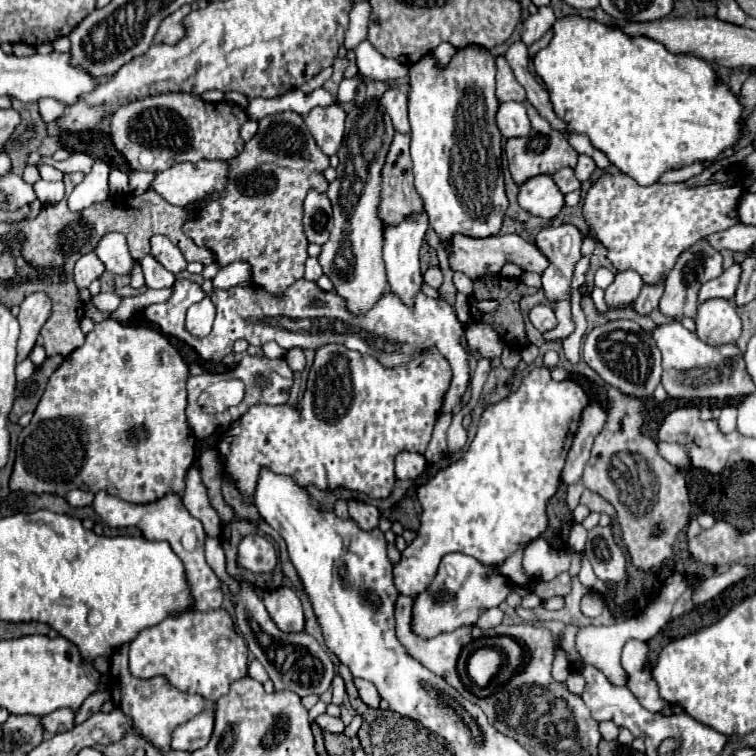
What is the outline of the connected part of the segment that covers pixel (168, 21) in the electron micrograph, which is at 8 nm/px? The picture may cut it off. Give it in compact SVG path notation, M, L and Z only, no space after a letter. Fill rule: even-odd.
M181 6L179 10L175 10L167 18L163 18L157 28L157 34L153 38L153 44L177 44L179 40L183 40L187 34L183 20L189 12L191 12L189 6Z

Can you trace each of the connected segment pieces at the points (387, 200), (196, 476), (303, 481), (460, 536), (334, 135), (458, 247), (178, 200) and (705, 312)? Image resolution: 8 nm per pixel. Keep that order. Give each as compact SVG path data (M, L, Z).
M395 132L393 144L383 172L381 190L381 220L385 224L397 224L405 212L417 212L421 208L421 196L413 182L413 164L409 156L409 134Z
M191 466L187 472L187 488L183 494L183 504L185 508L203 522L203 528L209 536L219 536L221 534L221 520L217 516L217 510L211 506L209 496L207 496L207 488L201 480L201 472L197 466Z
M323 344L315 352L301 407L255 404L219 438L219 456L225 472L249 498L261 466L289 474L301 486L345 486L371 498L385 498L395 484L395 456L403 450L427 450L449 384L451 366L435 348L425 350L421 362L409 368L381 366L371 354Z
M533 368L521 380L521 386L509 394L509 398L499 404L487 406L481 416L477 436L463 458L439 470L427 484L419 486L417 496L423 508L421 526L415 540L401 552L401 560L393 566L395 588L401 594L409 596L425 592L437 572L441 558L449 552L463 552L477 558L481 564L497 566L507 556L511 556L519 548L519 544L535 540L547 528L545 504L549 496L557 492L559 474L565 464L563 460L567 458L581 410L587 406L587 402L589 398L579 384L571 380L555 382L551 380L547 368Z
M333 102L325 108L313 108L305 116L305 124L327 156L337 154L345 132L345 110L341 108L341 104Z
M455 234L449 242L445 242L445 250L449 254L449 268L451 270L461 270L465 272L471 280L477 276L487 276L487 274L497 274L501 266L511 260L519 264L523 270L531 270L537 274L543 274L551 260L537 248L537 244L523 240L517 234L507 234L507 236L487 236L487 238L471 238L465 234Z
M199 160L195 164L181 162L155 174L151 190L175 206L187 206L203 200L213 190L223 190L227 164L221 160Z
M711 298L699 304L695 324L697 324L697 336L711 346L735 342L741 334L741 320L737 316L737 306L725 298Z

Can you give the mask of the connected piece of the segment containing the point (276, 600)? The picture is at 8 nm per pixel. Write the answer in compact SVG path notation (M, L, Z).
M277 588L263 596L265 608L269 608L269 616L283 632L299 632L305 628L305 616L301 600L297 598L293 588Z

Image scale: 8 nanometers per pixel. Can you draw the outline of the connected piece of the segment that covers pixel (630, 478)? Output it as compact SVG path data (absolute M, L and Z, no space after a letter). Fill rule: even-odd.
M615 390L615 416L595 438L583 484L615 506L631 562L639 570L649 570L671 556L675 536L689 524L691 502L681 470L659 456L655 442L641 434L641 426L641 402ZM659 524L665 526L665 532L661 538L653 538L651 532Z

